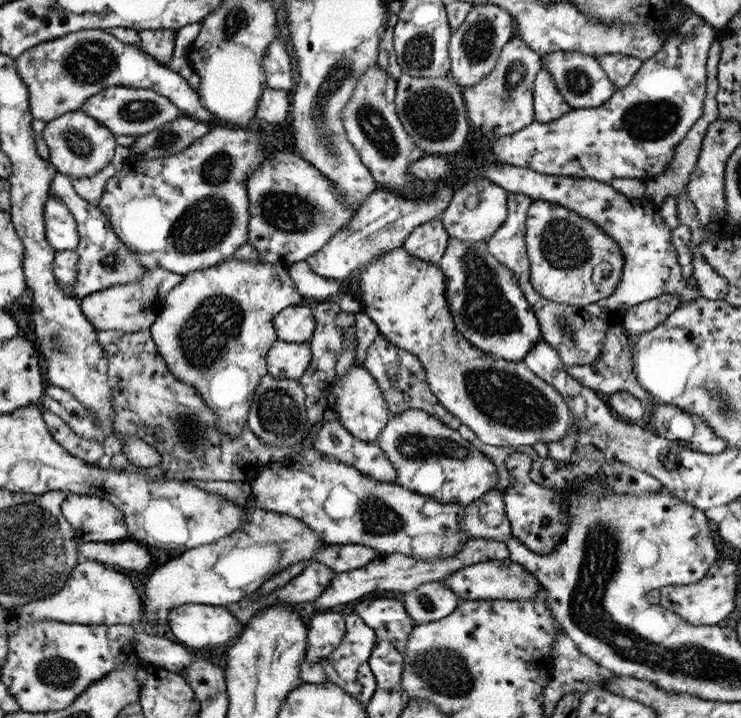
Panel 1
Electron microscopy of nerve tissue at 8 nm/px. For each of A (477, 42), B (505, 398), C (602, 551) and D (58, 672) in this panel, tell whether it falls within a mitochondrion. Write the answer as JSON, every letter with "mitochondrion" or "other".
{"A":"mitochondrion","B":"mitochondrion","C":"mitochondrion","D":"mitochondrion"}

